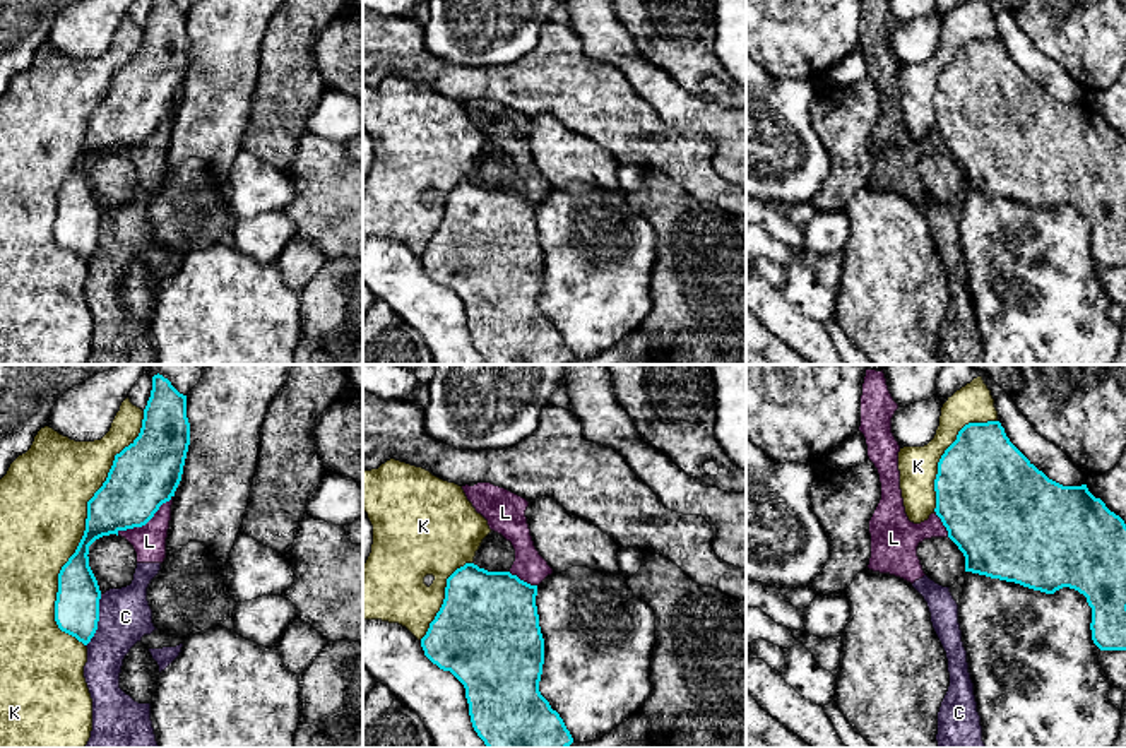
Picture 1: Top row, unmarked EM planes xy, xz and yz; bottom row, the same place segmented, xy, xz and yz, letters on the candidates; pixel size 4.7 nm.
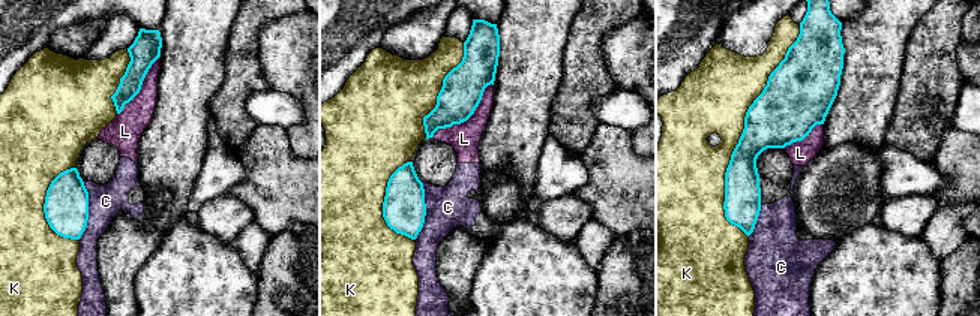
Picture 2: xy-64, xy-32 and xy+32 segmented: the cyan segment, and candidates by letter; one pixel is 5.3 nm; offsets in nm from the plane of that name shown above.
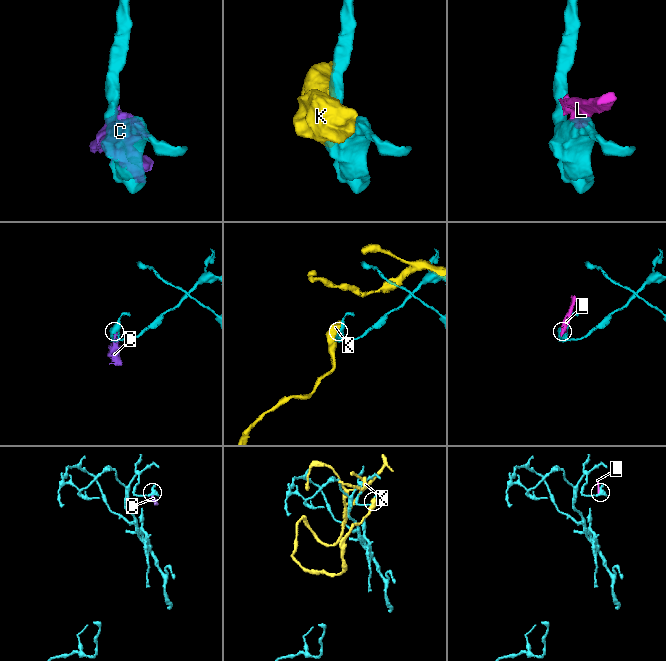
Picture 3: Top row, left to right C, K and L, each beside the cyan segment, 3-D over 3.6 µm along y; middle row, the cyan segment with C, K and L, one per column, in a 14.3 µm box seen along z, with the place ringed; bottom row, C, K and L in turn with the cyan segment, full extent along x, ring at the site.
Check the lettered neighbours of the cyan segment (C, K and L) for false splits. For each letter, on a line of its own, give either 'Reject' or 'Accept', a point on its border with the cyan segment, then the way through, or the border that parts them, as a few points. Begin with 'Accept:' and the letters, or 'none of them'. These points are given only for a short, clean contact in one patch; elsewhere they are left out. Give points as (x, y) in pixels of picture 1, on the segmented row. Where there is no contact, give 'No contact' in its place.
Accept: none of them
C: Reject. Touches cyan at xy (98, 620). Boundary: xy (101, 594), (96, 632), (86, 646)
K: Reject. Touches cyan at xy (84, 531)
L: Reject. Touches cyan at xy (146, 522)

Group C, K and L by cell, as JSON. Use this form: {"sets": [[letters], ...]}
{"sets": [["C", "L"], ["K"]]}

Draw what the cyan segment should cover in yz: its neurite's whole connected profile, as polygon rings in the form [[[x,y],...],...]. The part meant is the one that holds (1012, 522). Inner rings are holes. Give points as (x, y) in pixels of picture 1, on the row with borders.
[[[999,421],[987,423],[969,423],[965,424],[957,440],[945,450],[938,462],[938,474],[934,479],[936,491],[936,515],[941,519],[948,531],[948,537],[958,546],[965,556],[965,572],[986,575],[991,579],[999,579],[1006,582],[1015,582],[1023,587],[1040,591],[1046,594],[1054,594],[1063,587],[1078,591],[1087,597],[1092,608],[1092,640],[1100,650],[1126,650],[1126,524],[1124,520],[1111,512],[1100,498],[1095,498],[1087,484],[1082,486],[1063,486],[1049,479],[1042,471],[1039,471],[1006,436],[1005,428]]]

